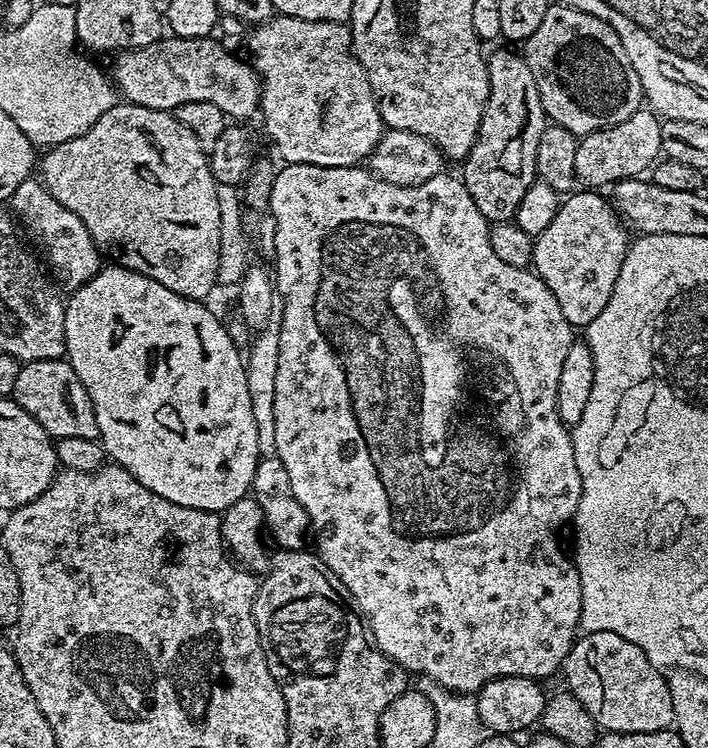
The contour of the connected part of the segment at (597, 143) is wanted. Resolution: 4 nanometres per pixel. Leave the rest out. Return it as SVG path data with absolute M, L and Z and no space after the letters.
M641 106L637 112L630 114L630 118L626 118L626 122L579 137L574 161L577 181L585 189L604 190L604 187L615 186L620 180L643 177L661 159L661 123L661 117L651 107Z

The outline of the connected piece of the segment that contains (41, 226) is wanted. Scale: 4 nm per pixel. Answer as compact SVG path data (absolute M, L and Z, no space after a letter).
M30 178L18 186L18 190L15 191L10 201L10 208L15 219L21 225L24 223L32 231L37 246L44 251L43 259L46 264L46 259L48 259L47 267L57 285L65 289L68 287L68 290L75 290L81 288L86 282L90 282L90 278L100 273L102 253L96 247L94 238L90 238L90 230L82 226L82 218L78 218L78 214L66 210L66 206L62 206L58 198L54 198L46 191L39 179Z

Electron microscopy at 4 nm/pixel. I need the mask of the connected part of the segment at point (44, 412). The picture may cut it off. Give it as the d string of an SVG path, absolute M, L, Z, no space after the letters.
M67 359L30 360L21 363L18 382L14 382L11 399L15 400L18 406L22 406L22 410L26 410L26 414L30 414L34 418L34 422L38 422L38 426L42 426L42 430L46 430L49 436L56 440L62 438L94 440L99 437L98 418L94 414L90 394L86 394L86 386L82 386L82 378L78 378L78 374L74 374L74 366L70 366Z

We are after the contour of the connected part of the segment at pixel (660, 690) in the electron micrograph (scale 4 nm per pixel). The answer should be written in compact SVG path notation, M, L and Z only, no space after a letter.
M610 630L583 633L564 659L563 676L568 683L565 684L567 691L578 698L582 706L586 706L597 729L604 732L653 732L673 727L672 699L665 673L655 668L650 658L646 658L646 654L634 646L634 642L626 642L622 634L610 634Z

